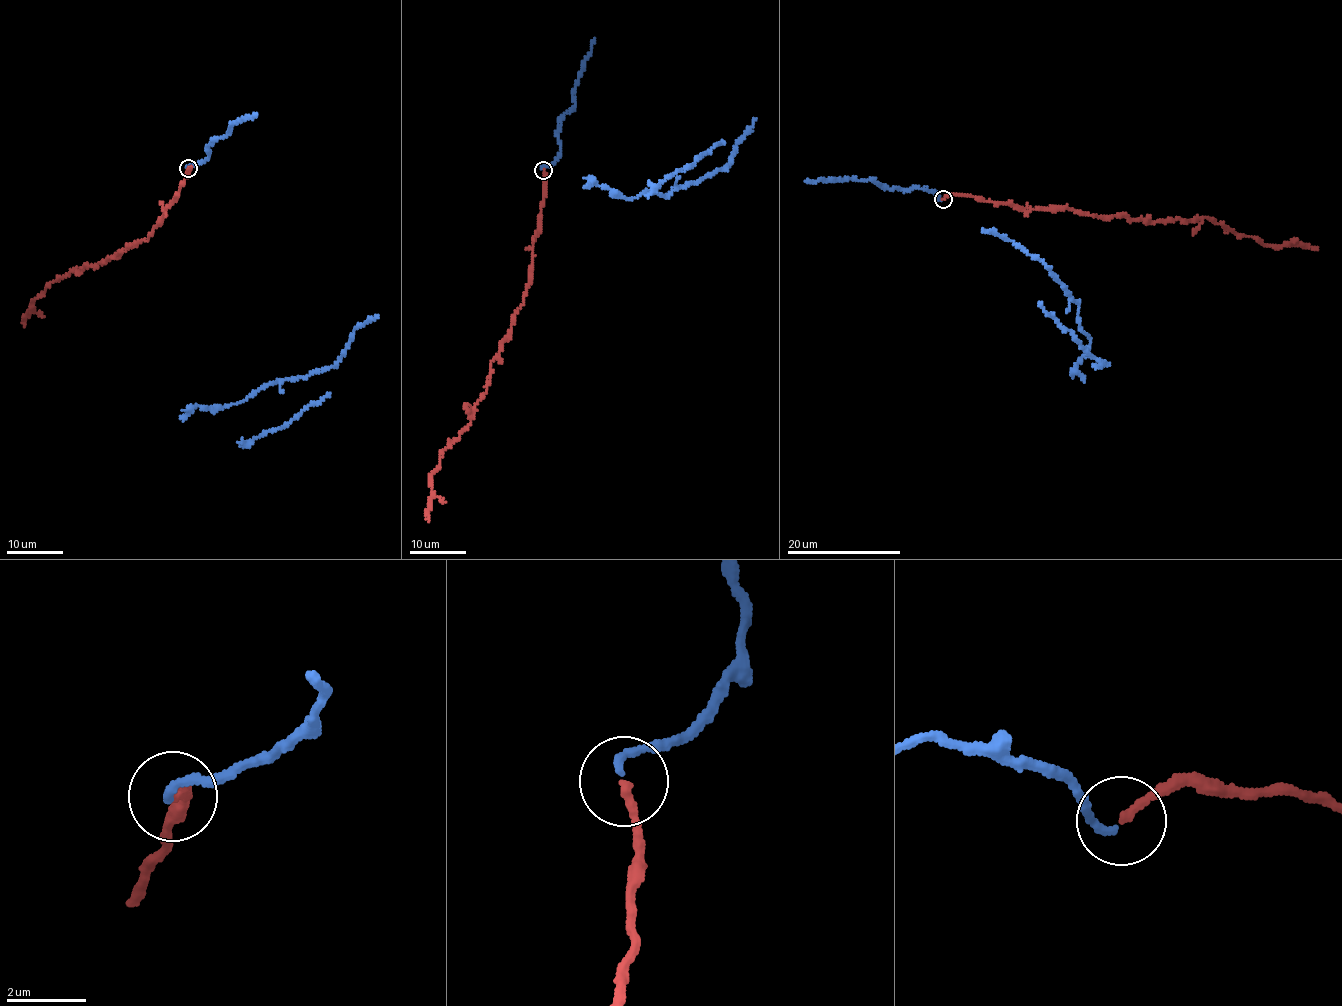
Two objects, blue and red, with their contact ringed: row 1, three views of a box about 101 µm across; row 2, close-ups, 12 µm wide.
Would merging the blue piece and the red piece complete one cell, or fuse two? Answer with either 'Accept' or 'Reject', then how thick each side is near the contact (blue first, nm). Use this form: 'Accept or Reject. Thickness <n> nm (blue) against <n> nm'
Accept. Thickness 200 nm (blue) against 220 nm

